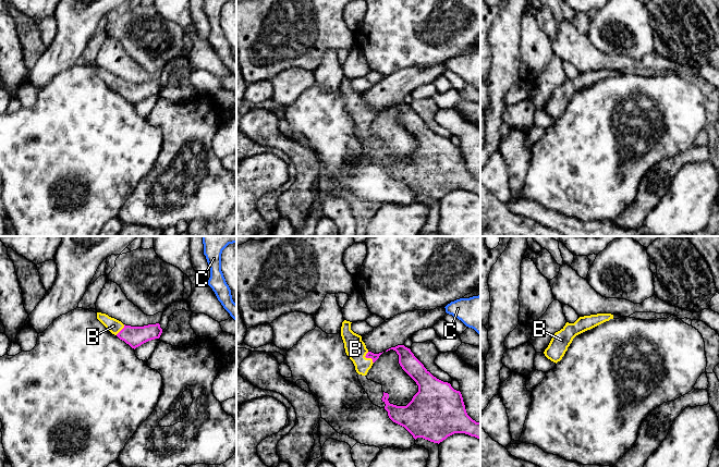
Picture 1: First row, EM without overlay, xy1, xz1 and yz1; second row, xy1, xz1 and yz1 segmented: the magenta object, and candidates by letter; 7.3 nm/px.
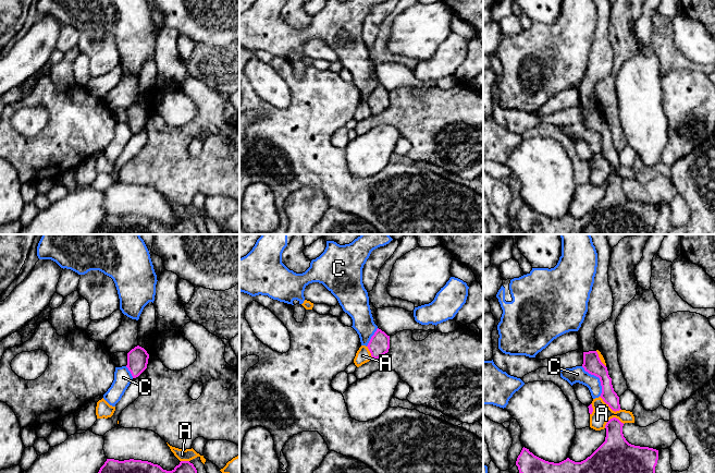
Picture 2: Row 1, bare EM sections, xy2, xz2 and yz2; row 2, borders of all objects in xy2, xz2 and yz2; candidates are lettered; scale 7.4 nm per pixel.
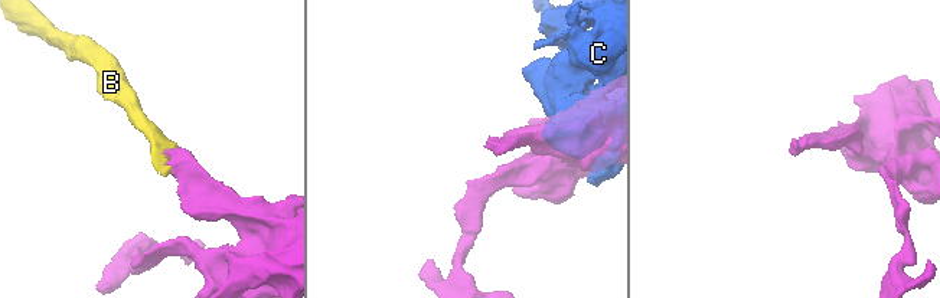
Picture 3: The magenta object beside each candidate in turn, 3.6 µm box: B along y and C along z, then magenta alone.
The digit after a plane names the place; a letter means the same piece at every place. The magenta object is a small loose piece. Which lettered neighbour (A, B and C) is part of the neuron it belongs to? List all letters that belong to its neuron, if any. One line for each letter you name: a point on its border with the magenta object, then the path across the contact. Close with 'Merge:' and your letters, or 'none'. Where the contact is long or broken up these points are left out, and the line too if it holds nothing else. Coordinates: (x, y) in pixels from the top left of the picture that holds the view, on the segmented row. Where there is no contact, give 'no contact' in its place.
B: contact xz1 (368, 357); way xz1 (369, 355), (368, 357), (355, 348)
Merge: B

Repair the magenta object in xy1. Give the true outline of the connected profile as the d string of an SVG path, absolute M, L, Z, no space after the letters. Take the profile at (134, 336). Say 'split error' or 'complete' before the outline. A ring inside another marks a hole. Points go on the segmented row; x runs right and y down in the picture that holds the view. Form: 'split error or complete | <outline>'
split error | M97 312L97 319L112 334L117 335L134 349L148 341L159 339L162 333L162 329L159 323L144 327L131 327L125 325L121 321L101 312Z

